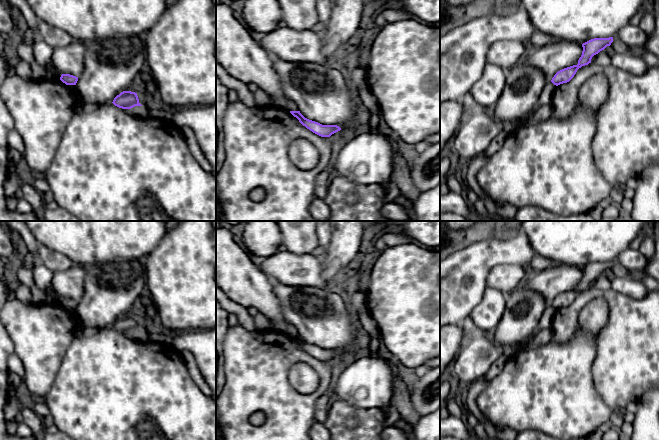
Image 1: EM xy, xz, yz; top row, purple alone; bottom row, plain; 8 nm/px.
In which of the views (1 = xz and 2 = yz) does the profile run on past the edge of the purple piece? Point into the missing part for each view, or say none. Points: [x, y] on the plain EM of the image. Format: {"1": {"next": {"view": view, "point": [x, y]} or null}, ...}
{"1": {"next": null}, "2": {"next": null}}

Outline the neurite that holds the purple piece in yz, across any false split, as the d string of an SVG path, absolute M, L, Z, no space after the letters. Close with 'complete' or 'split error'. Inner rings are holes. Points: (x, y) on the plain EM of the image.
M609 261L594 262L583 267L583 275L581 281L578 284L578 288L558 295L552 302L551 306L556 310L569 306L574 301L579 292L591 287L592 281L604 274L607 270L610 270L612 266L613 261Z | complete

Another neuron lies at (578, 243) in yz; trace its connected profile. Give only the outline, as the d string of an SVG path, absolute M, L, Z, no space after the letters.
M516 221L515 228L522 230L537 255L583 268L594 262L609 262L617 260L618 255L630 248L632 241L652 221Z

